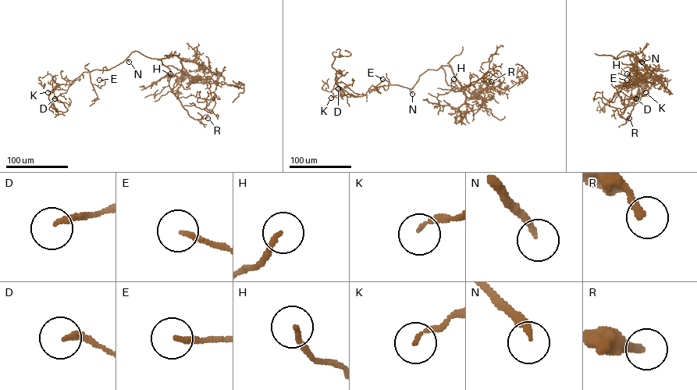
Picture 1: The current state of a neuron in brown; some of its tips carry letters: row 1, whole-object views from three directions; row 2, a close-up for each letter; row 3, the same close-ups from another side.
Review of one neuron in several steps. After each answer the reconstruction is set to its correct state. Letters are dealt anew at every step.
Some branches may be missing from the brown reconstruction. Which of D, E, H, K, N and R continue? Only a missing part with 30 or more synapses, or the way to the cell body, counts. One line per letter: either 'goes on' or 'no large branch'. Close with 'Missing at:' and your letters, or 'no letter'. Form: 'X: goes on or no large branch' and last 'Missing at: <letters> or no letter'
D: no large branch
E: no large branch
H: goes on
K: no large branch
N: goes on
R: goes on
Missing at: H, N, R

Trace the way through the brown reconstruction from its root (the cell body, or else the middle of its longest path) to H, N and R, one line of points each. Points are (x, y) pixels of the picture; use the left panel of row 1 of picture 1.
H: (136, 51), (160, 59), (170, 71), (168, 81), (170, 73)
N: (136, 51), (126, 59), (129, 62)
R: (136, 51), (160, 59), (161, 64), (168, 69), (169, 87), (190, 116), (195, 119), (208, 118)

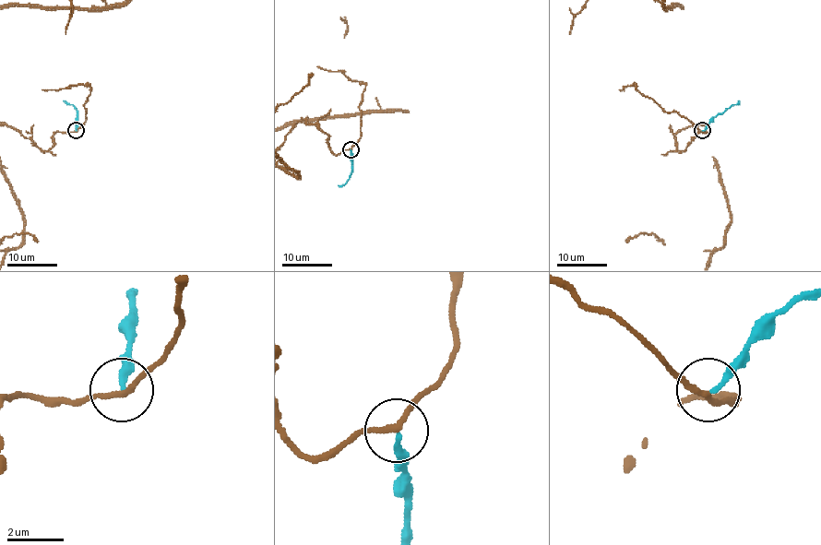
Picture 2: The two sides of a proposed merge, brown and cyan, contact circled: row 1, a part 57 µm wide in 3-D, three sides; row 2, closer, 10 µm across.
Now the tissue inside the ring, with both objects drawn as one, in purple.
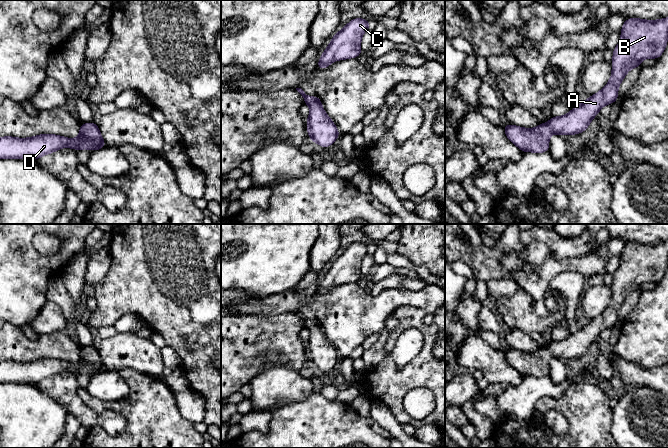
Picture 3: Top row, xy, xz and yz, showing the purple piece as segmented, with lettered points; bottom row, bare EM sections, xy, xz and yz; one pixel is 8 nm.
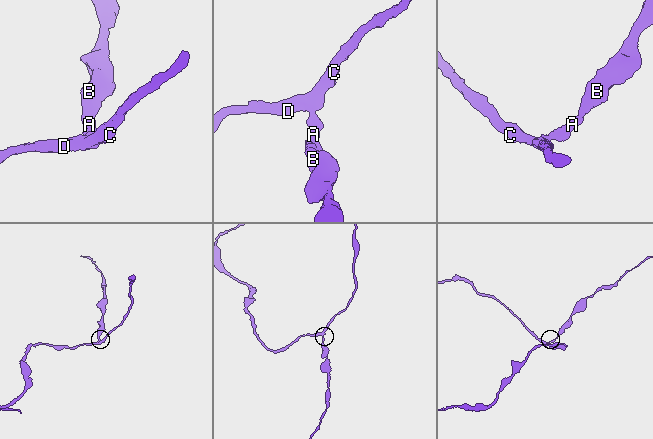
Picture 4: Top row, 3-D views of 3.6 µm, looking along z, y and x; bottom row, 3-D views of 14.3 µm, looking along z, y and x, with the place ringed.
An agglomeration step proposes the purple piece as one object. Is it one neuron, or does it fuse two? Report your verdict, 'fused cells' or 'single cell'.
single cell

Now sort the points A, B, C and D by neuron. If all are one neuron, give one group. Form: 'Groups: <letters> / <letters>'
Groups: A B C D

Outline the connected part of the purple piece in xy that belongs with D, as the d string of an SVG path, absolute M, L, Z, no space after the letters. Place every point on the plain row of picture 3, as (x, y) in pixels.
M93 345L80 349L79 360L70 363L55 358L40 358L30 362L4 360L0 362L0 383L31 383L53 377L68 371L78 375L90 373L93 375L106 371L100 354Z

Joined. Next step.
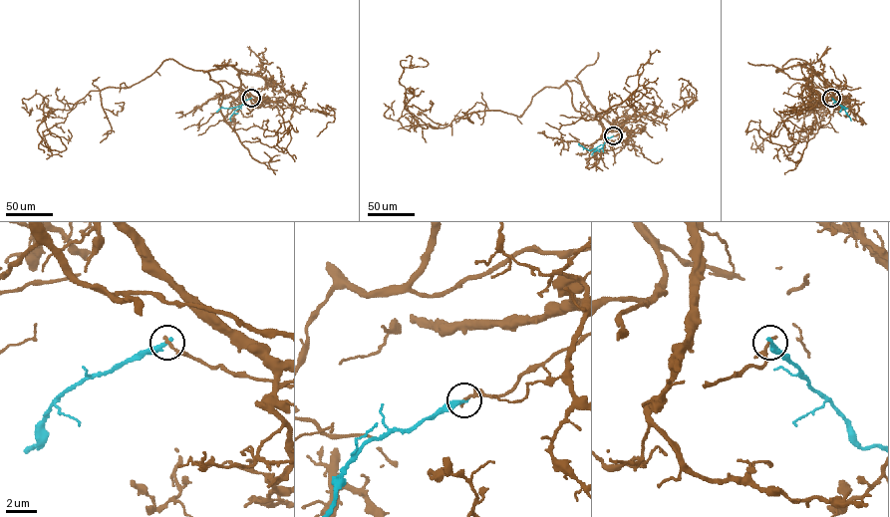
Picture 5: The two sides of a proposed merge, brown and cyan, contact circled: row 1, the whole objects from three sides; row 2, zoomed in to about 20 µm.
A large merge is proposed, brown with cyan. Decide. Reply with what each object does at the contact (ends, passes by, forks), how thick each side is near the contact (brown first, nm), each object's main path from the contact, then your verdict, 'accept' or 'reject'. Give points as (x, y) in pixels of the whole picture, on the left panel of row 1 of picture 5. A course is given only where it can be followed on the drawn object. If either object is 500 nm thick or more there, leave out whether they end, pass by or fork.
brown ends; cyan ends; calibres 240 and 340 nm; course brown (251, 98), (263, 97), (168, 59), (131, 87), (50, 112), (40, 142), (64, 150), (57, 135); course cyan (251, 98), (241, 106), (221, 108), (216, 112); reject

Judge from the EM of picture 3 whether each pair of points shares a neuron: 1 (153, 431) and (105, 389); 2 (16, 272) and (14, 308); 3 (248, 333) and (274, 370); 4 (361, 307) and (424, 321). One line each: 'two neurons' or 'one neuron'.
1: two neurons
2: one neuron
3: two neurons
4: two neurons

